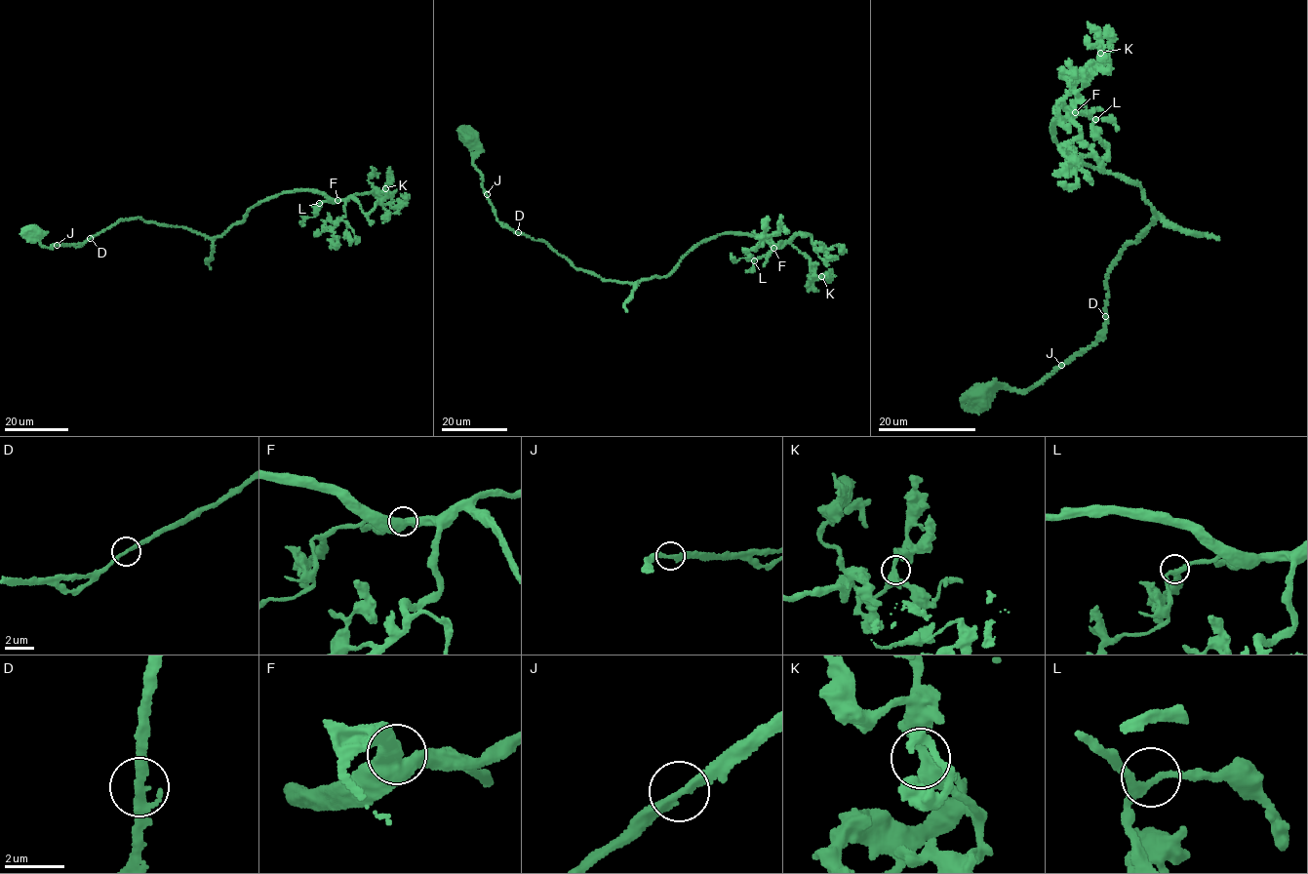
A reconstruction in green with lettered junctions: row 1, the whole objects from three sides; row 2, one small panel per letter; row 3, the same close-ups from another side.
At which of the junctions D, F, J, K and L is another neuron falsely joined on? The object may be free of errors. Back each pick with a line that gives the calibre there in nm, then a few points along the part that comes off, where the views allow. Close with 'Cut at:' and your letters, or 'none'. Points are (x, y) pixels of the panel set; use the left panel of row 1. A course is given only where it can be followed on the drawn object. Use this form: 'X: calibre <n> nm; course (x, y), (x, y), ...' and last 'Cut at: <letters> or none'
Cut at: none

